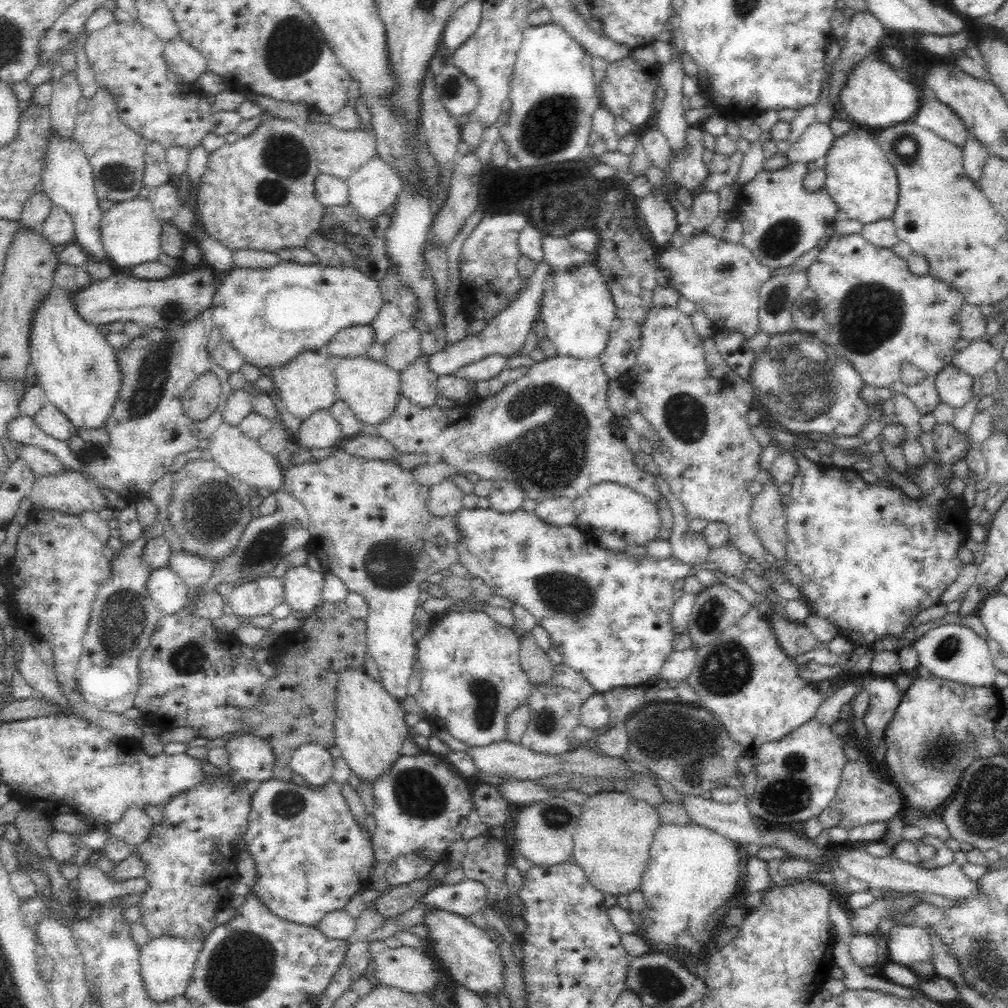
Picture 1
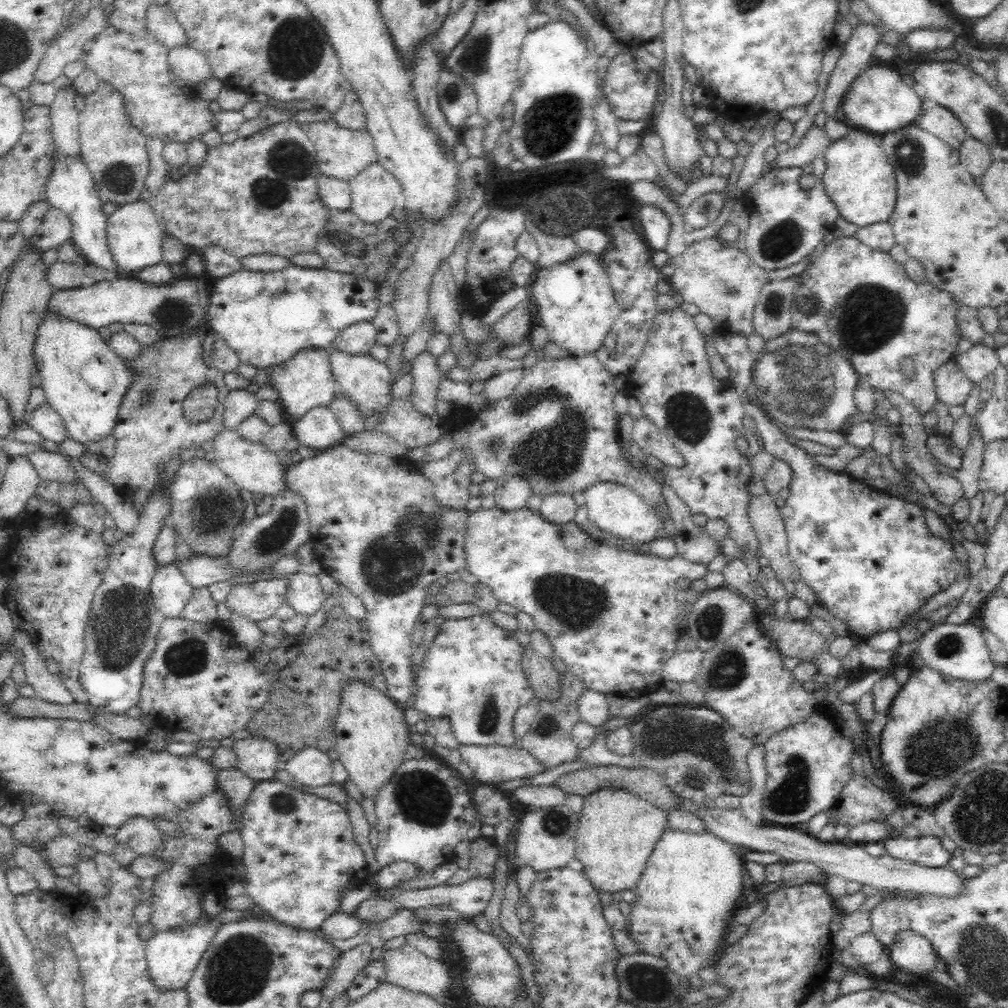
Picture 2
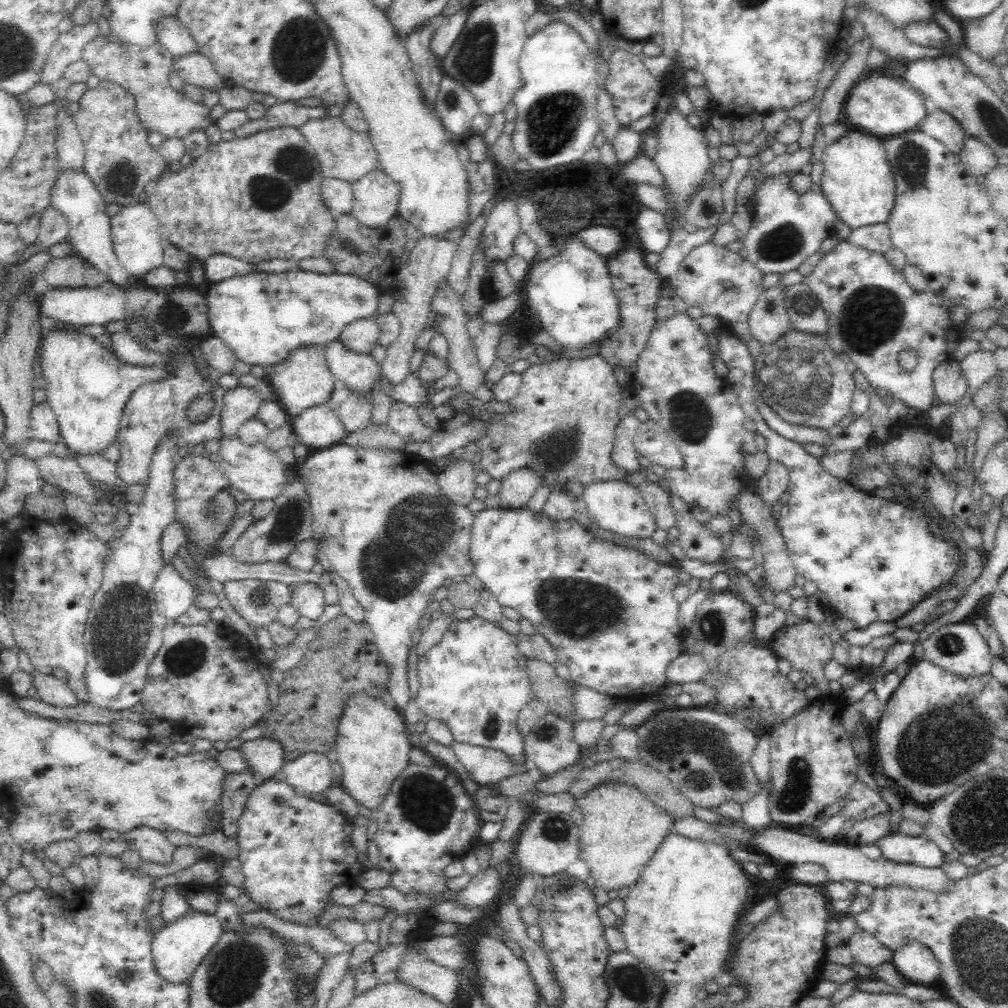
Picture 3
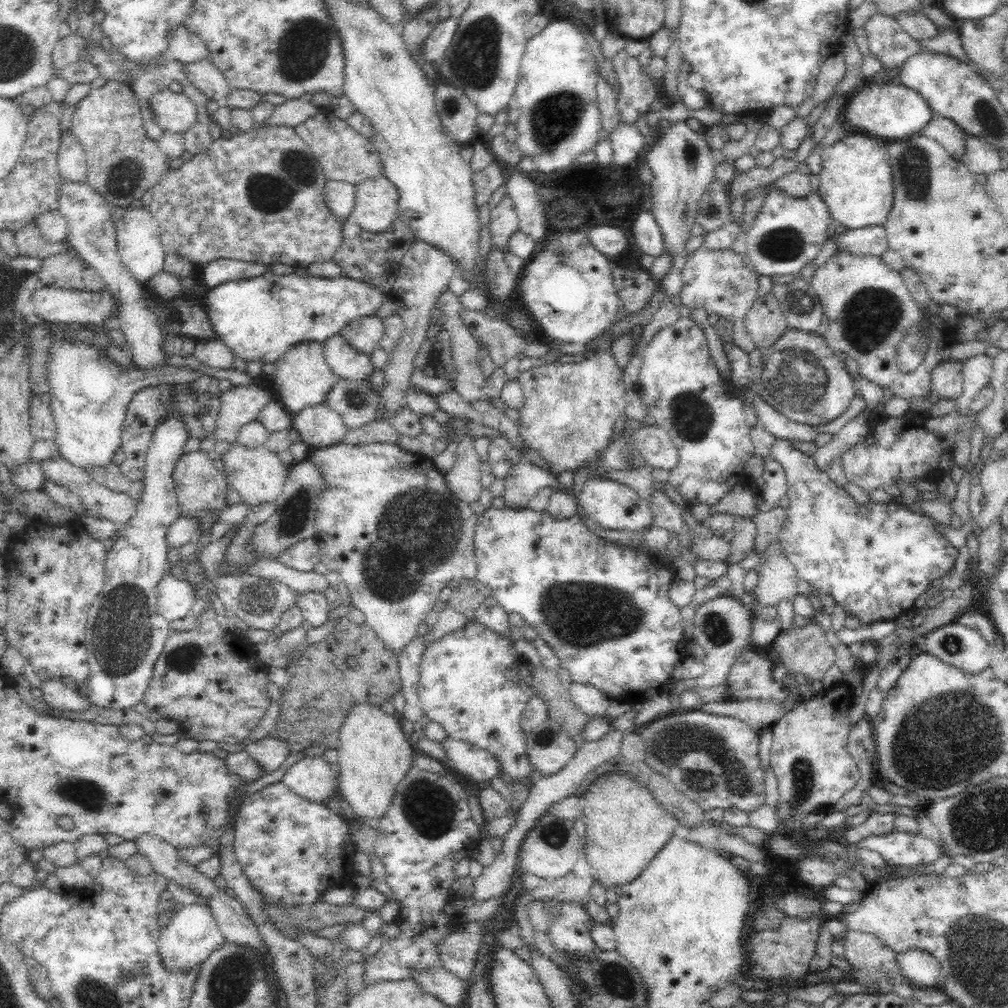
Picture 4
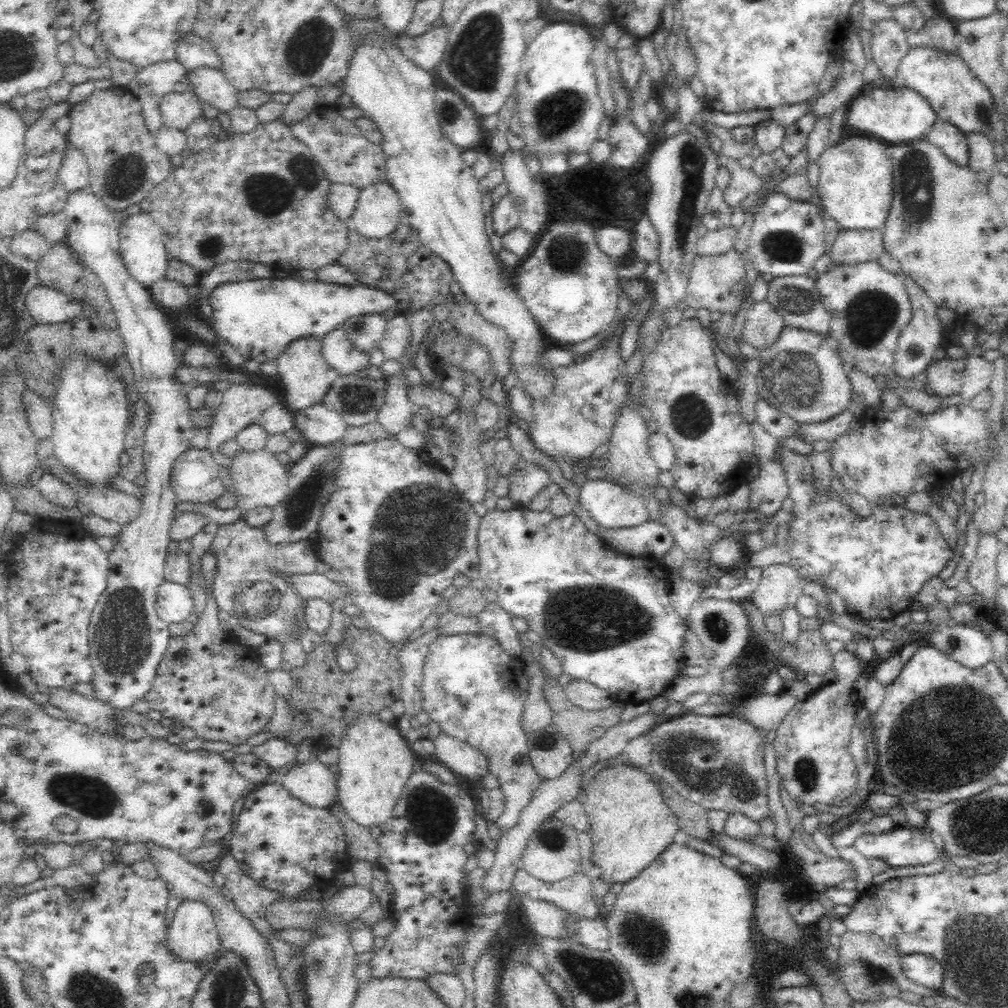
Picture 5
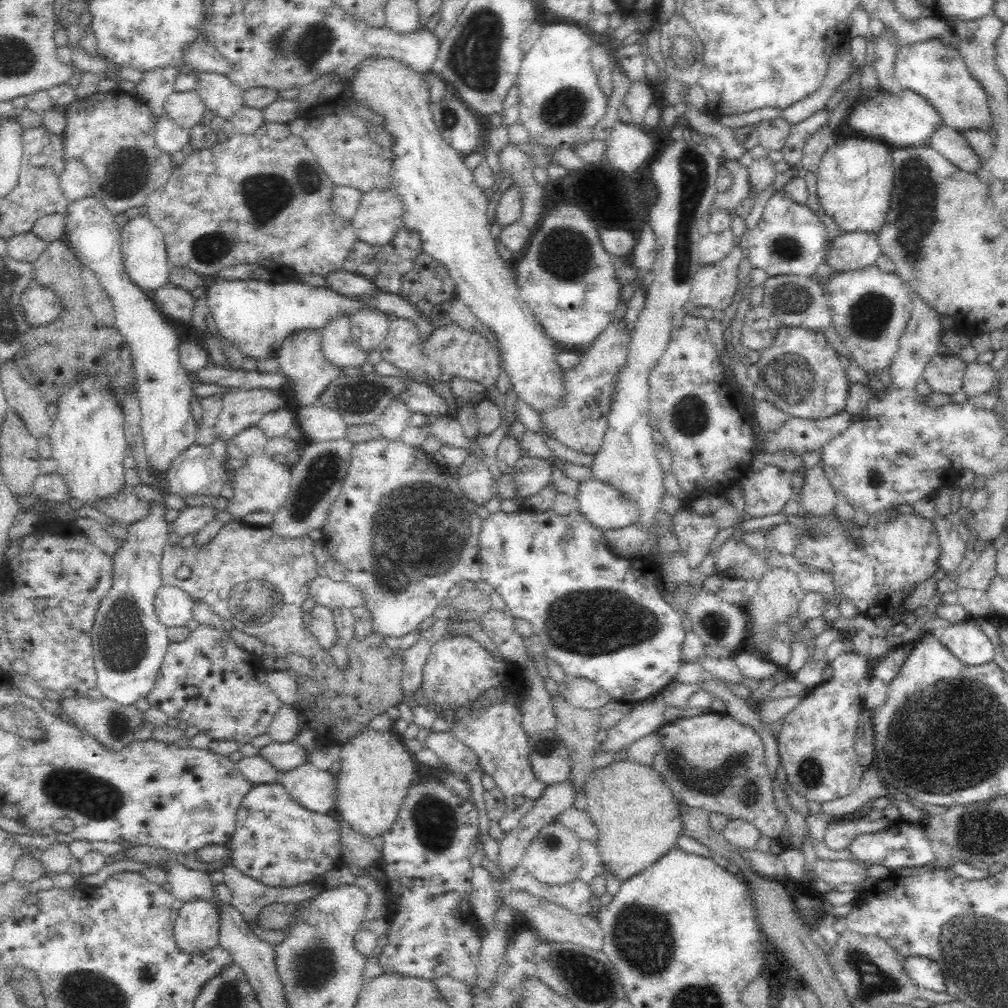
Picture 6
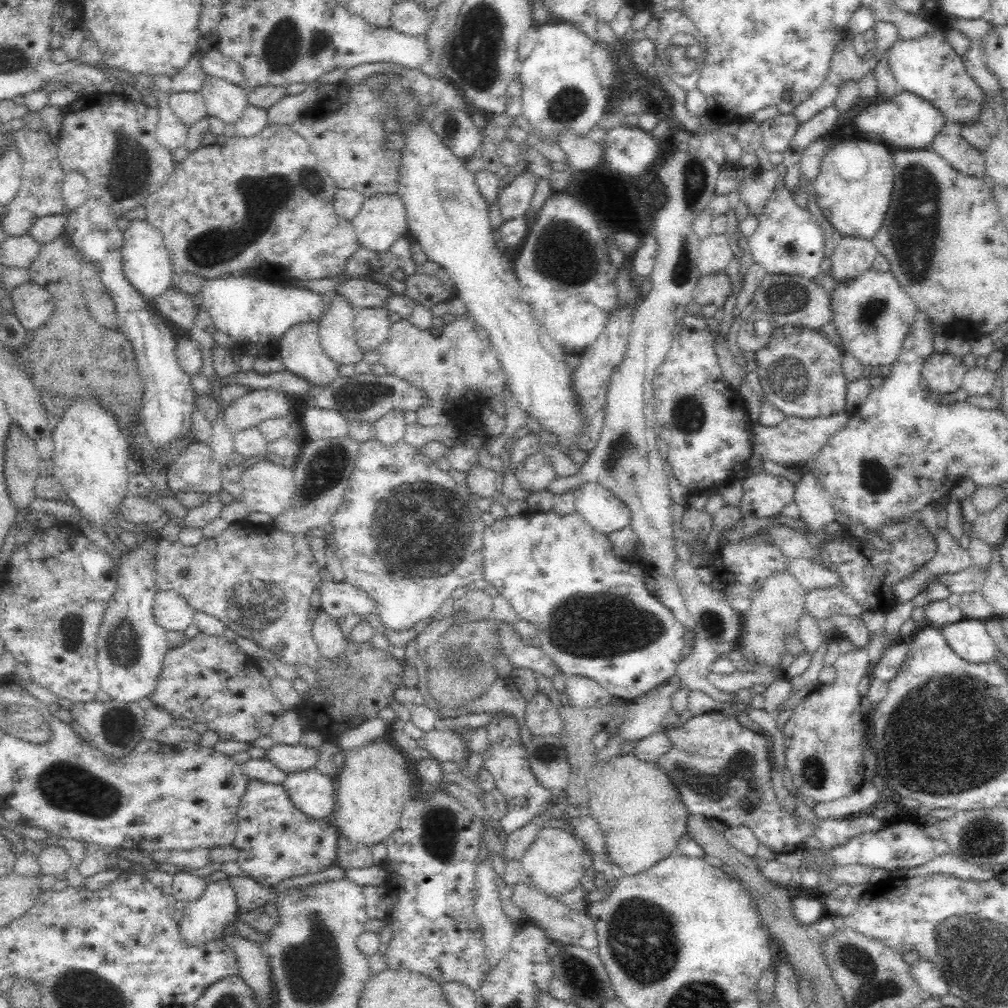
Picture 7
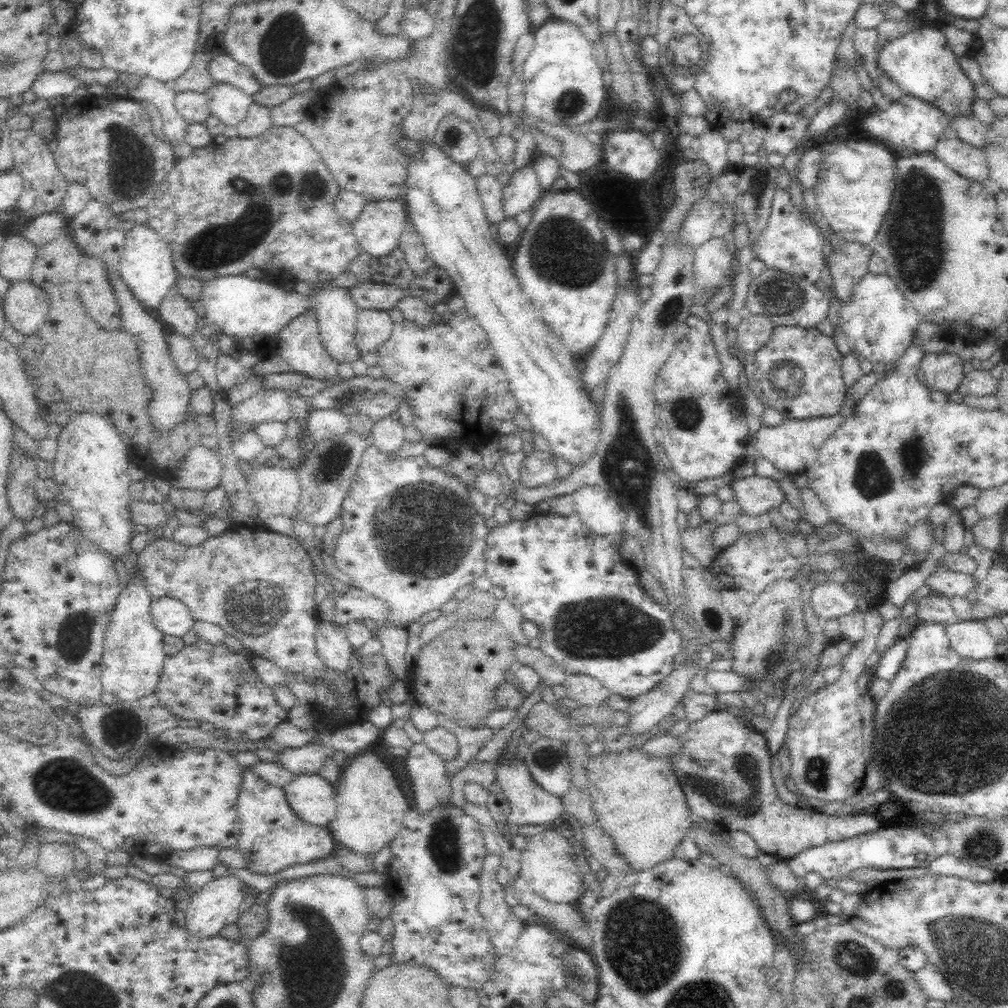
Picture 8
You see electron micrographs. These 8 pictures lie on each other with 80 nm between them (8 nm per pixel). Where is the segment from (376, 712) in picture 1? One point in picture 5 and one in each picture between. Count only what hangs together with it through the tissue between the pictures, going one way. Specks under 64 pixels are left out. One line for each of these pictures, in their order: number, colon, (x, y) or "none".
2: (372, 735)
3: (373, 748)
4: (375, 755)
5: (376, 761)

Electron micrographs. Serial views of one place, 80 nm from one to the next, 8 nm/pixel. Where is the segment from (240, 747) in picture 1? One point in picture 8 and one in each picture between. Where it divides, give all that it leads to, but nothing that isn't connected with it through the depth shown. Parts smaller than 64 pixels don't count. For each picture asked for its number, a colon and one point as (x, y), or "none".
2: (258, 757)
3: (264, 755)
4: (270, 753)
5: (276, 752)
6: (284, 756)
7: (298, 758)
8: (308, 759)

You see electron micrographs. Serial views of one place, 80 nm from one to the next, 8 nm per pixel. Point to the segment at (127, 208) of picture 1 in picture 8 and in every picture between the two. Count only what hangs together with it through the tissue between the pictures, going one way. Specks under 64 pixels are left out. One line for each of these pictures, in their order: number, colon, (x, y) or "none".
2: (135, 235)
3: (135, 234)
4: (139, 244)
5: (141, 246)
6: (144, 255)
7: (146, 263)
8: (146, 266)

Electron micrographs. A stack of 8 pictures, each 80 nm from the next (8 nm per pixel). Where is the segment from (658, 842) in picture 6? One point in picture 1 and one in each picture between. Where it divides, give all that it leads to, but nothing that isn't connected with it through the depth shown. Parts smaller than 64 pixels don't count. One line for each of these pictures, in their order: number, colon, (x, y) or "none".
1: (615, 832)
2: (618, 831)
3: (622, 829)
4: (626, 828)
5: (631, 825)

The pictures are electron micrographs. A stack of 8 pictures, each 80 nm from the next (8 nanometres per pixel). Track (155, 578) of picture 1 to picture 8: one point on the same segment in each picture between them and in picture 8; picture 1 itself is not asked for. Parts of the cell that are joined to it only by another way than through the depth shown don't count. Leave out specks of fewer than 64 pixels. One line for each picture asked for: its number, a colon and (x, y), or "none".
2: (171, 592)
3: (173, 595)
4: (175, 598)
5: (174, 604)
6: (173, 607)
7: (171, 611)
8: (170, 616)

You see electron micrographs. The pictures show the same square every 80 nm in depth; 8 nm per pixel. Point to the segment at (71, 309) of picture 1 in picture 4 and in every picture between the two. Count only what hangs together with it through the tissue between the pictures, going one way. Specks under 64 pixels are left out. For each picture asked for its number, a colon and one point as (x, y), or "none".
2: (84, 381)
3: (87, 386)
4: (89, 394)

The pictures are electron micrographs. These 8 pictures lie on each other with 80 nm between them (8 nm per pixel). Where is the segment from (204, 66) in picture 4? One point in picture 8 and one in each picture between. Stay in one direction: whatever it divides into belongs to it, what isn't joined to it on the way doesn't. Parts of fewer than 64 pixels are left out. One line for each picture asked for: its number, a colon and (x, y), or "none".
5: (212, 87)
6: (221, 96)
7: (227, 101)
8: (229, 104)

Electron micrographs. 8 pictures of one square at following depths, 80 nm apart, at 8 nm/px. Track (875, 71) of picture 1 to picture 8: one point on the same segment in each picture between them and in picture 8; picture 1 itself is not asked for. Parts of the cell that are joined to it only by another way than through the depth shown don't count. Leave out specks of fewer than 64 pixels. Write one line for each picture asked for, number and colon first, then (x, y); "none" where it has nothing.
2: (880, 100)
3: (883, 105)
4: (893, 111)
5: (899, 115)
6: (904, 118)
7: (906, 121)
8: (911, 126)

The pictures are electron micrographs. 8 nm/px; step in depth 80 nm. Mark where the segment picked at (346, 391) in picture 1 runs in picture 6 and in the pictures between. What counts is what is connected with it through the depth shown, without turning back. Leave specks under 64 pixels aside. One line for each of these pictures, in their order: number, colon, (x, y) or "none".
2: (365, 381)
3: (358, 371)
4: (346, 362)
5: (338, 351)
6: (337, 344)

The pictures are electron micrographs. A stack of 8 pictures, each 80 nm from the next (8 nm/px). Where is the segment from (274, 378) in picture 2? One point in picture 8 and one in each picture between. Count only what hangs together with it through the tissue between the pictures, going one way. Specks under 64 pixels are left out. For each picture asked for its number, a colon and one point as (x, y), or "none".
3: (302, 380)
4: (302, 377)
5: (305, 377)
6: (301, 359)
7: (300, 350)
8: (299, 343)

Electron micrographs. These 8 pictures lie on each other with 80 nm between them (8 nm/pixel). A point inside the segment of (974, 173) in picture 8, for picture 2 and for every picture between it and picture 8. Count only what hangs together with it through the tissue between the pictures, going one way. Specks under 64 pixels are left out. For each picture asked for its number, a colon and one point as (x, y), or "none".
2: (937, 120)
3: (938, 124)
4: (943, 130)
5: (953, 142)
6: (950, 142)
7: (968, 160)

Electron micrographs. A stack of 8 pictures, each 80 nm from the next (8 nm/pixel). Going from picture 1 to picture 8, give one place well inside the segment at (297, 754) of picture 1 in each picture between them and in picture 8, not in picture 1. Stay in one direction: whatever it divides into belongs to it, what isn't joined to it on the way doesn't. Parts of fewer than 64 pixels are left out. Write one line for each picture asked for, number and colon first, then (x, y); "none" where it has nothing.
2: (311, 767)
3: (311, 774)
4: (311, 778)
5: (313, 784)
6: (313, 789)
7: (313, 793)
8: (311, 798)

